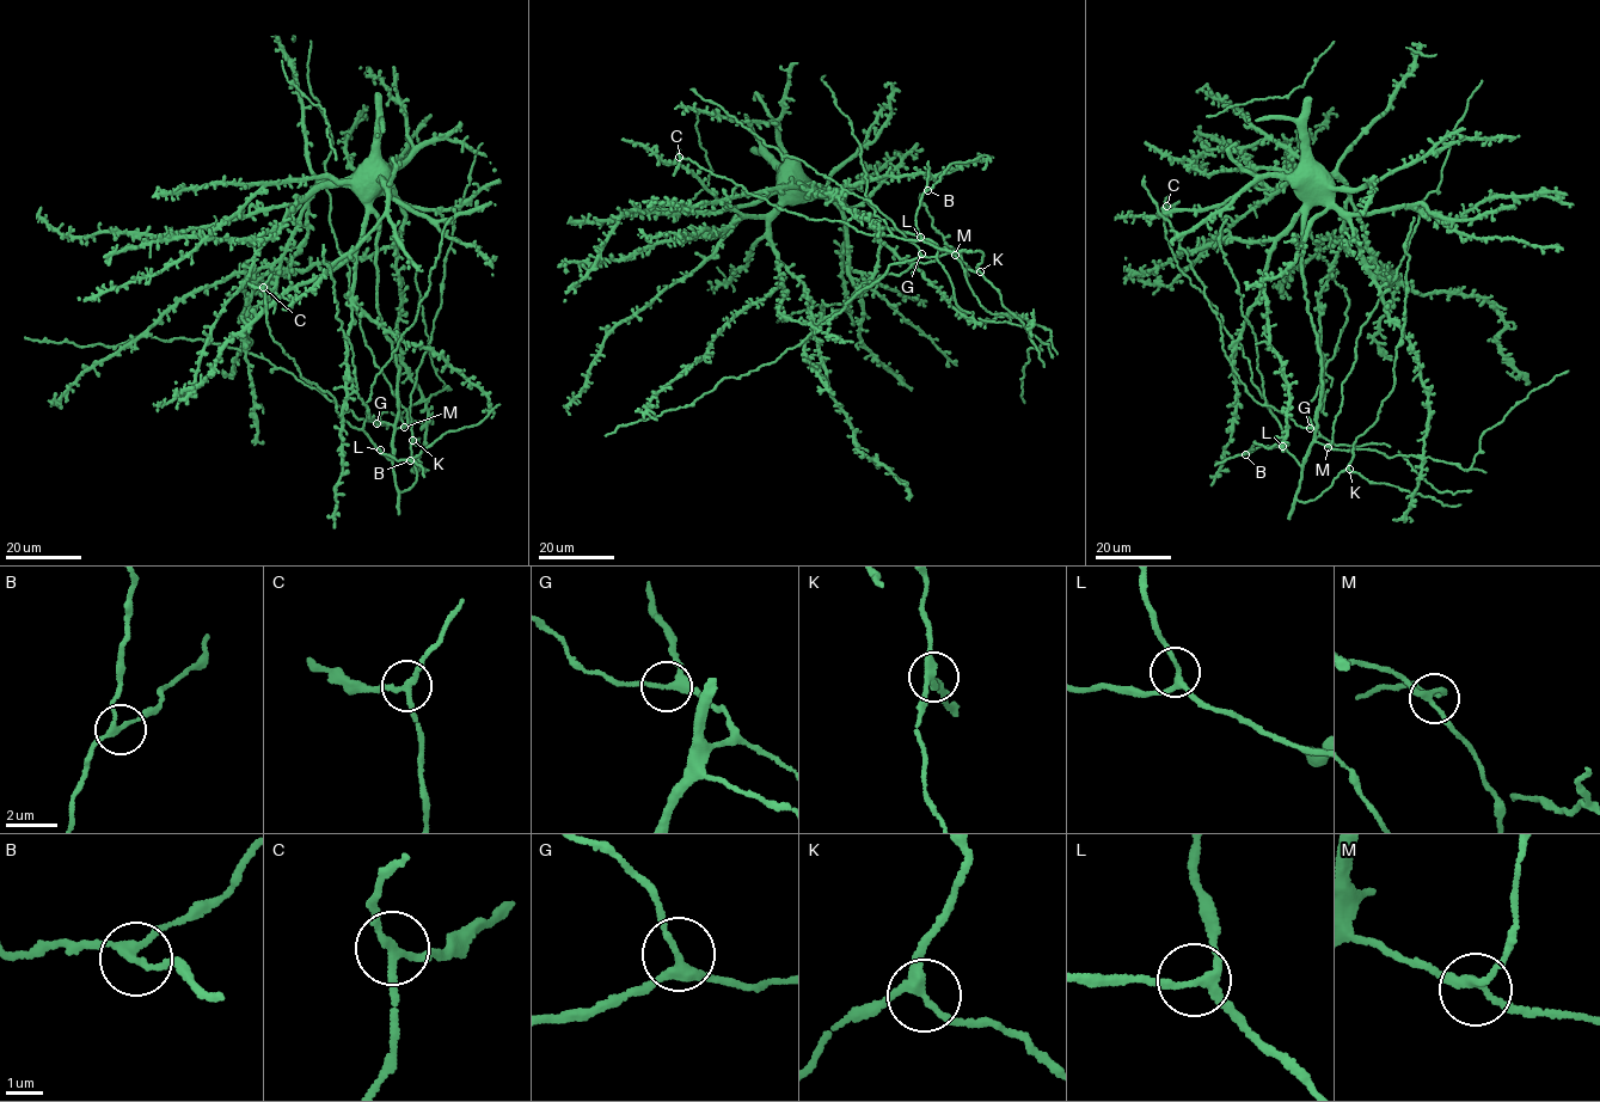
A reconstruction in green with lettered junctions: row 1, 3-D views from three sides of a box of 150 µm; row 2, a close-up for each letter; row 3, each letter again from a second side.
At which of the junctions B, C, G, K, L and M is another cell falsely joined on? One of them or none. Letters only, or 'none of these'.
C

